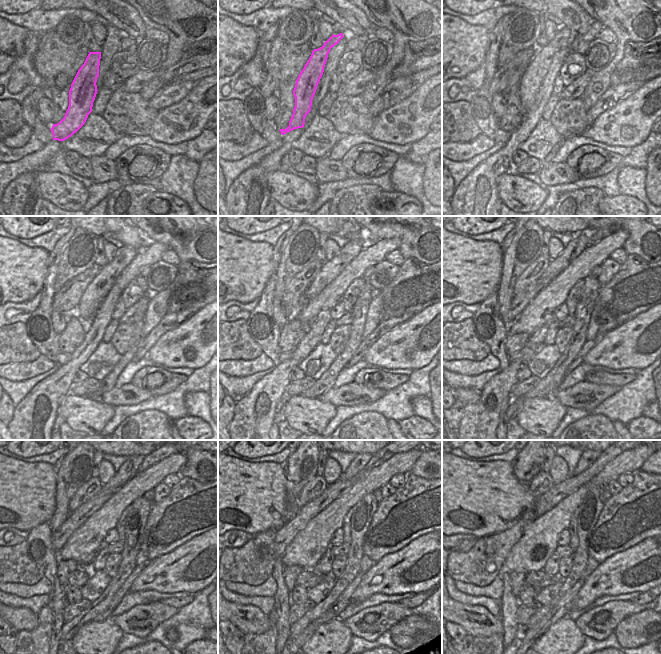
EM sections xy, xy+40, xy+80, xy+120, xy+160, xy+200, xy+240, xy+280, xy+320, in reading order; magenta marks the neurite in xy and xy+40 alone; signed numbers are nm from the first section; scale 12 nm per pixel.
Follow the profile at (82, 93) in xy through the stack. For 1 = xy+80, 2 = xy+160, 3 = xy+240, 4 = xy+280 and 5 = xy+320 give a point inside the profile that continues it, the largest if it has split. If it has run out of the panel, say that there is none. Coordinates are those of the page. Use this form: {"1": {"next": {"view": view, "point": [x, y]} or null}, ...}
{"1": {"next": {"view": "xy+80", "point": [533, 77]}}, "2": {"next": {"view": "xy+160", "point": [331, 269]}}, "3": {"next": {"view": "xy+240", "point": [129, 469]}}, "4": {"next": {"view": "xy+280", "point": [361, 460]}}, "5": {"next": {"view": "xy+320", "point": [586, 460]}}}

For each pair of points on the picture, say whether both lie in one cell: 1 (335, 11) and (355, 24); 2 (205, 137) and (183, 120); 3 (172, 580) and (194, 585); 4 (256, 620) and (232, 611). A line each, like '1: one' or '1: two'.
1: one
2: two
3: one
4: one

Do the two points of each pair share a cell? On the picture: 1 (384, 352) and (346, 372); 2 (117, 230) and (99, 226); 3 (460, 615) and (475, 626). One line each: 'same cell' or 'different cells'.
1: different cells
2: different cells
3: same cell

